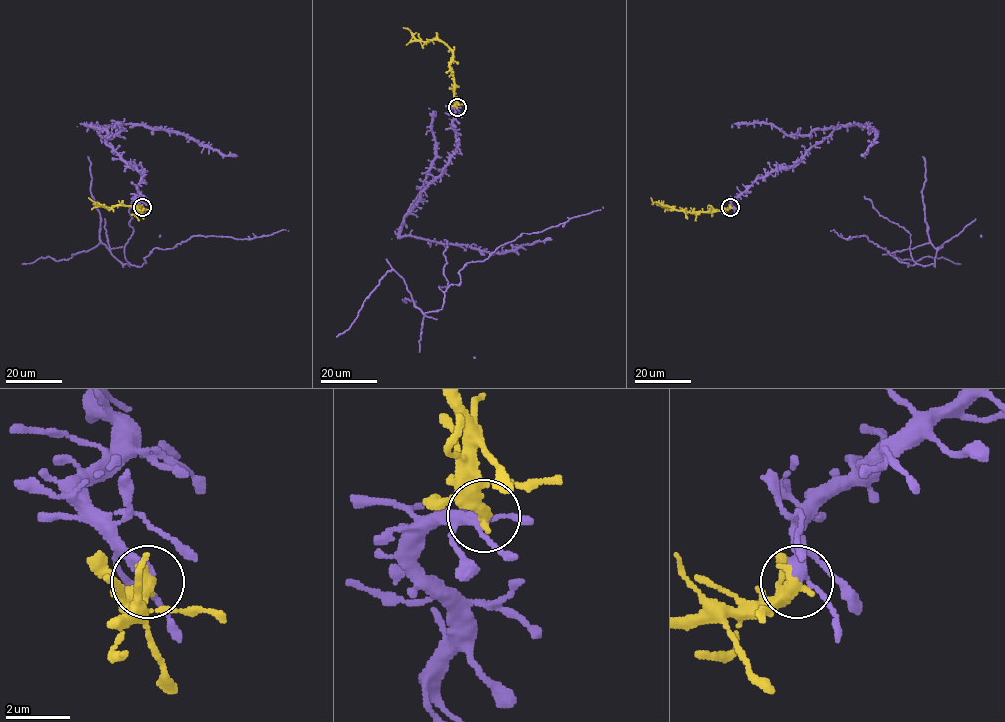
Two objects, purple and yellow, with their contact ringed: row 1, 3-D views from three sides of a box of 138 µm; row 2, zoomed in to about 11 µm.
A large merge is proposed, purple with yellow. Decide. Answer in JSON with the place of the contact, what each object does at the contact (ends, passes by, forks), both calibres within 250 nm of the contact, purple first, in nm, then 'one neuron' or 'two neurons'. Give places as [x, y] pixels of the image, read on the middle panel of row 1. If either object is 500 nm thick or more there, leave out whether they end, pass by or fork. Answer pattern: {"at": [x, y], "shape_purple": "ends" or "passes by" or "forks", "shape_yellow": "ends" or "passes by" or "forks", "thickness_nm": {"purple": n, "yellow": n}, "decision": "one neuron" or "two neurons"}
{"at": [457, 107], "shape_purple": "passes by", "shape_yellow": "passes by", "thickness_nm": {"purple": 280, "yellow": 360}, "decision": "one neuron"}

